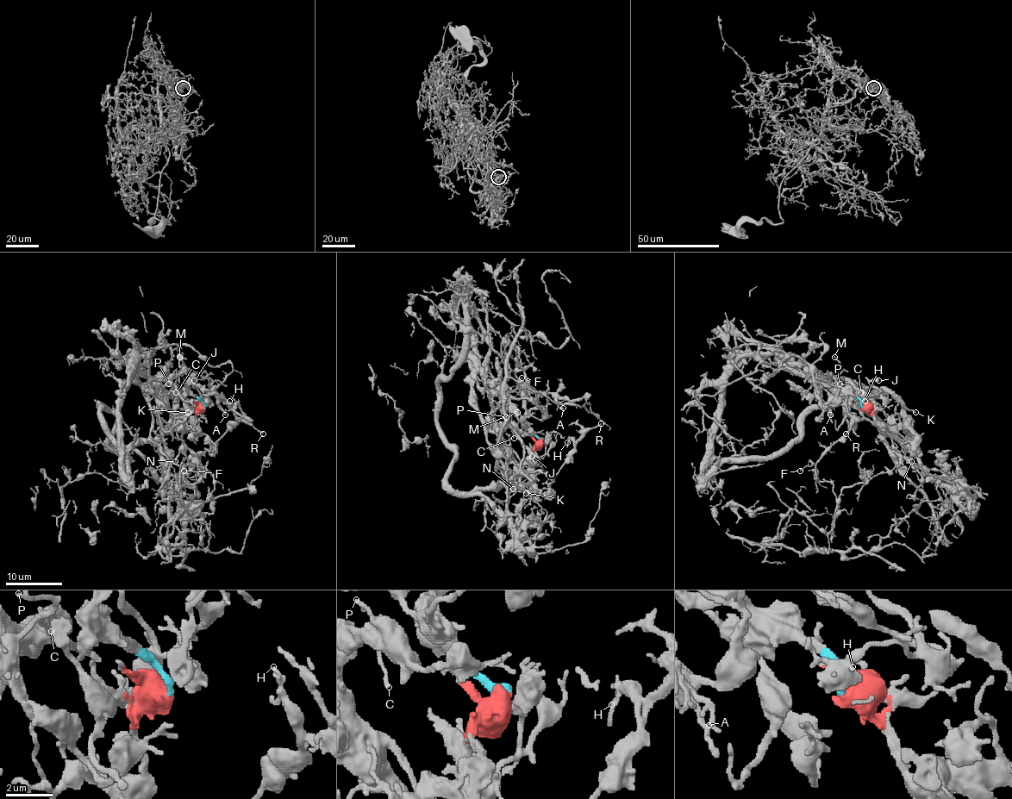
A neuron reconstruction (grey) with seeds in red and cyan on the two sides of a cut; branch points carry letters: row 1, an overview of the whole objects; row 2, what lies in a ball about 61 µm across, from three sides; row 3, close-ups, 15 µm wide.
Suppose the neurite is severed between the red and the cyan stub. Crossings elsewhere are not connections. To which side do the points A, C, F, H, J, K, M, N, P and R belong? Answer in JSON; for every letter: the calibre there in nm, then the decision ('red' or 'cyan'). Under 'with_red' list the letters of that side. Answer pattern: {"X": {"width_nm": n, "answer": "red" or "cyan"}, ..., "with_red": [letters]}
{"A": {"width_nm": 130, "answer": "cyan"}, "C": {"width_nm": 160, "answer": "red"}, "F": {"width_nm": 140, "answer": "red"}, "H": {"width_nm": 140, "answer": "red"}, "J": {"width_nm": 440, "answer": "red"}, "K": {"width_nm": 160, "answer": "red"}, "M": {"width_nm": 140, "answer": "cyan"}, "N": {"width_nm": 280, "answer": "red"}, "P": {"width_nm": 120, "answer": "red"}, "R": {"width_nm": 180, "answer": "red"}, "with_red": ["C", "F", "H", "J", "K", "N", "P", "R"]}

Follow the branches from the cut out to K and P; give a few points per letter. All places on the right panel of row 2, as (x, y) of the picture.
K: (862, 408), (876, 424), (886, 429), (906, 421), (906, 409), (915, 413)
P: (862, 408), (882, 408), (889, 401), (866, 394), (849, 394), (848, 386), (840, 383)

